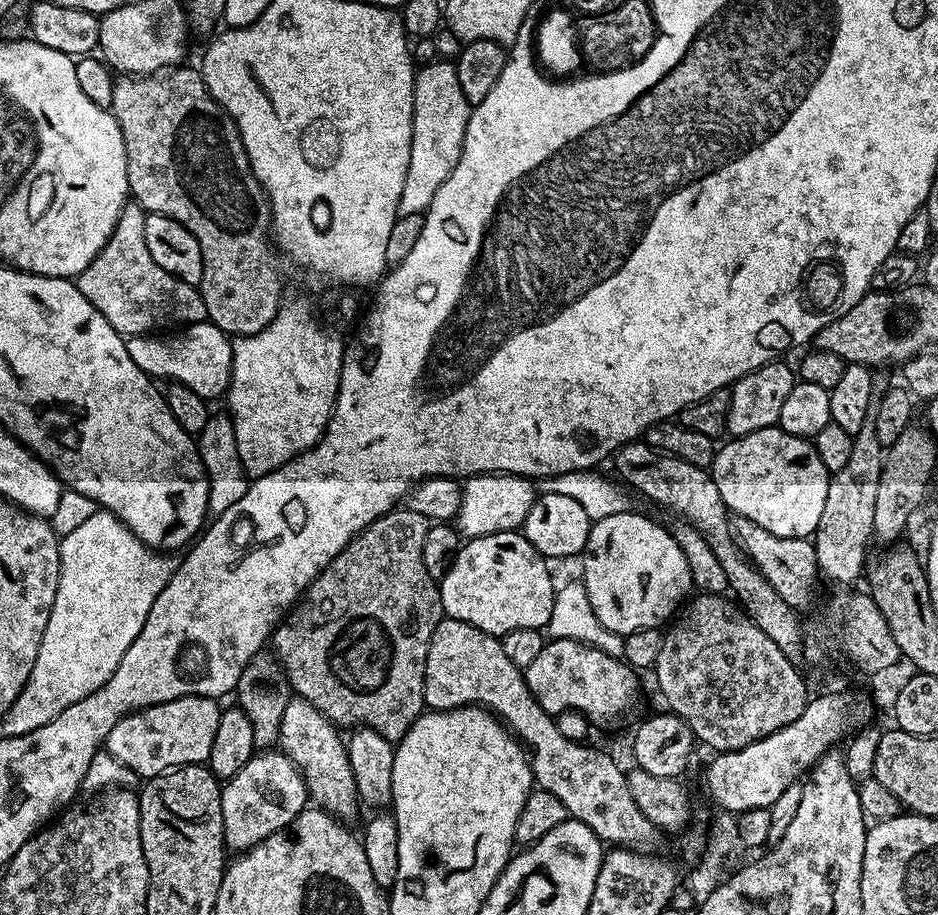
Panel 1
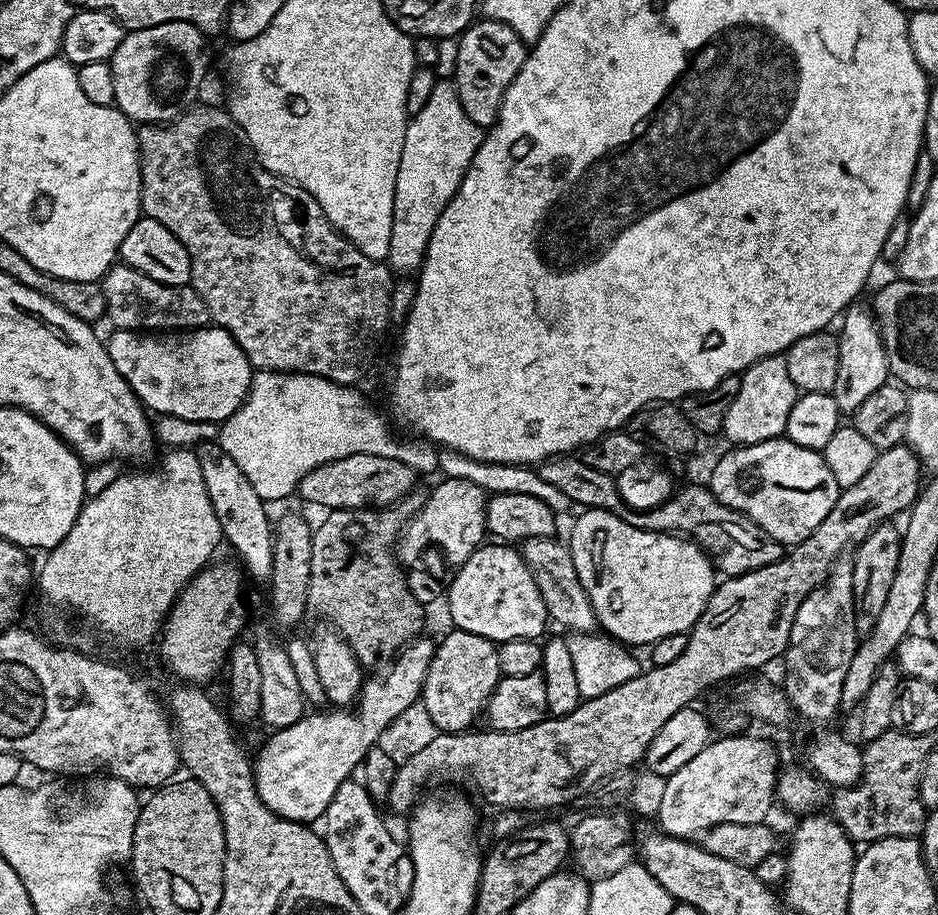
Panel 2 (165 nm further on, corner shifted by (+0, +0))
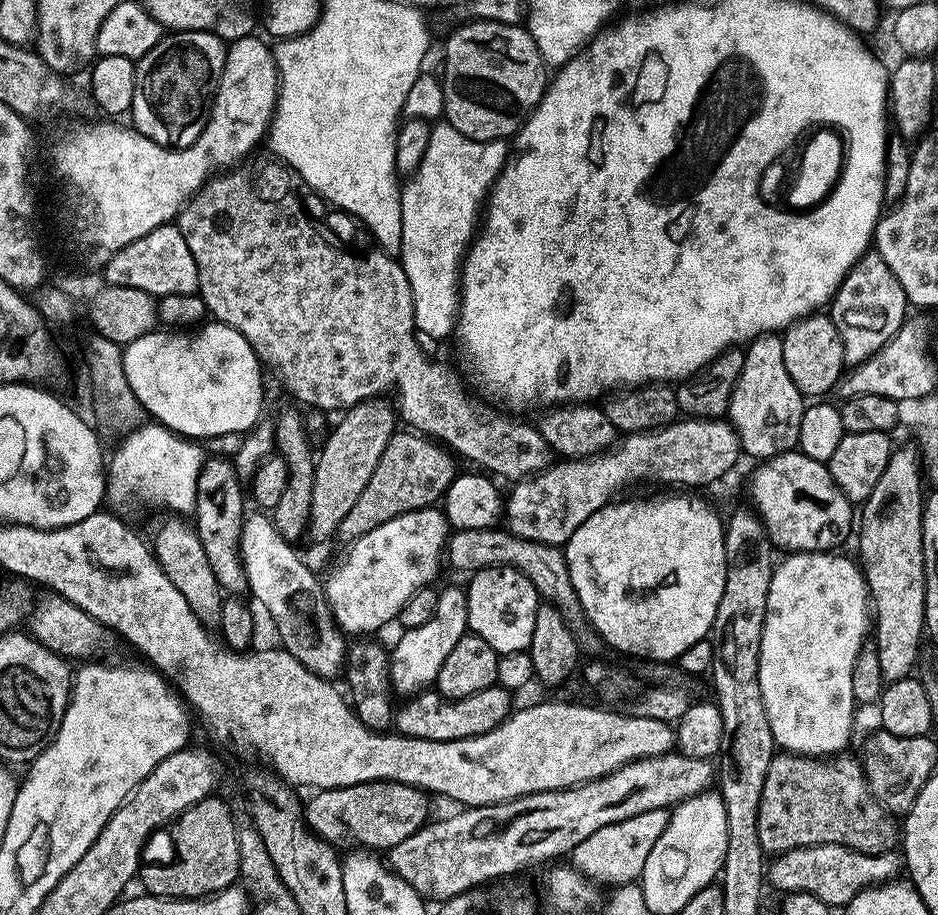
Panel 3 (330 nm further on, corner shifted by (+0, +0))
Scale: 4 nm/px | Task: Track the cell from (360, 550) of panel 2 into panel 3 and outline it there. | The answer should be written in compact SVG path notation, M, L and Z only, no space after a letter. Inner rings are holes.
M412 430L397 431L378 460L378 466L370 482L359 495L350 512L342 518L338 536L344 542L357 540L362 534L370 534L382 522L398 518L398 514L427 508L443 501L444 492L458 474L457 457L445 445Z

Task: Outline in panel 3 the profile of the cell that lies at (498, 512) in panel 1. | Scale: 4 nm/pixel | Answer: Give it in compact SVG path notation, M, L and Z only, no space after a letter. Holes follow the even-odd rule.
M429 506L419 508L406 514L398 514L398 518L390 518L390 522L382 522L370 534L362 534L357 540L347 545L348 553L341 564L336 564L328 572L328 577L323 577L322 587L324 597L328 599L328 608L332 611L332 617L340 631L345 634L351 632L364 632L360 634L376 634L383 624L388 624L399 617L402 606L410 602L410 594L414 594L419 588L429 587L432 579L442 568L442 557L448 547L450 525L439 507Z

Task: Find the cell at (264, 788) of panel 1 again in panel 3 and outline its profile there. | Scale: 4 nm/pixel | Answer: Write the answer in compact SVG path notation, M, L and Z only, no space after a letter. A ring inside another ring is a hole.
M463 587L439 589L438 610L430 618L430 622L422 622L417 628L403 629L399 634L400 641L391 645L388 661L388 678L397 693L415 694L433 687L438 678L438 670L442 670L442 662L454 645L469 631L468 626L468 593Z

